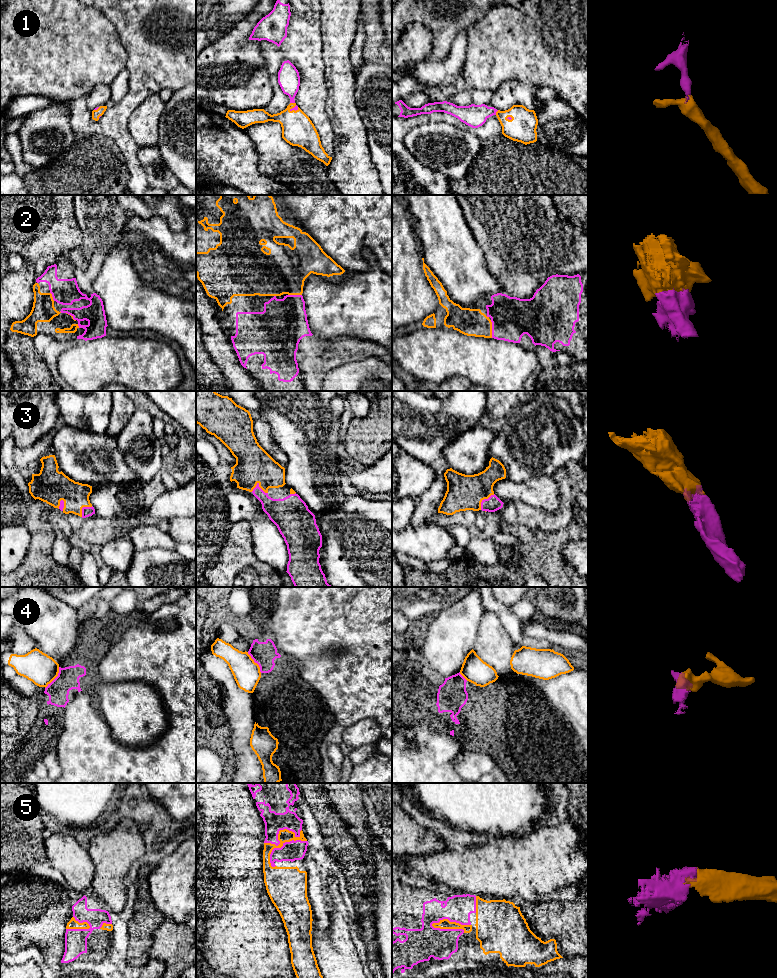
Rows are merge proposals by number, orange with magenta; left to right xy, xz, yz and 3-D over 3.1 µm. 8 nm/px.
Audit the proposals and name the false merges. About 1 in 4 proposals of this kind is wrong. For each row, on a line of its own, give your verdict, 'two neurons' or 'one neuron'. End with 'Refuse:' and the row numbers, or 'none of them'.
1: one neuron
2: one neuron
3: one neuron
4: two neurons
5: one neuron
Refuse: 4

